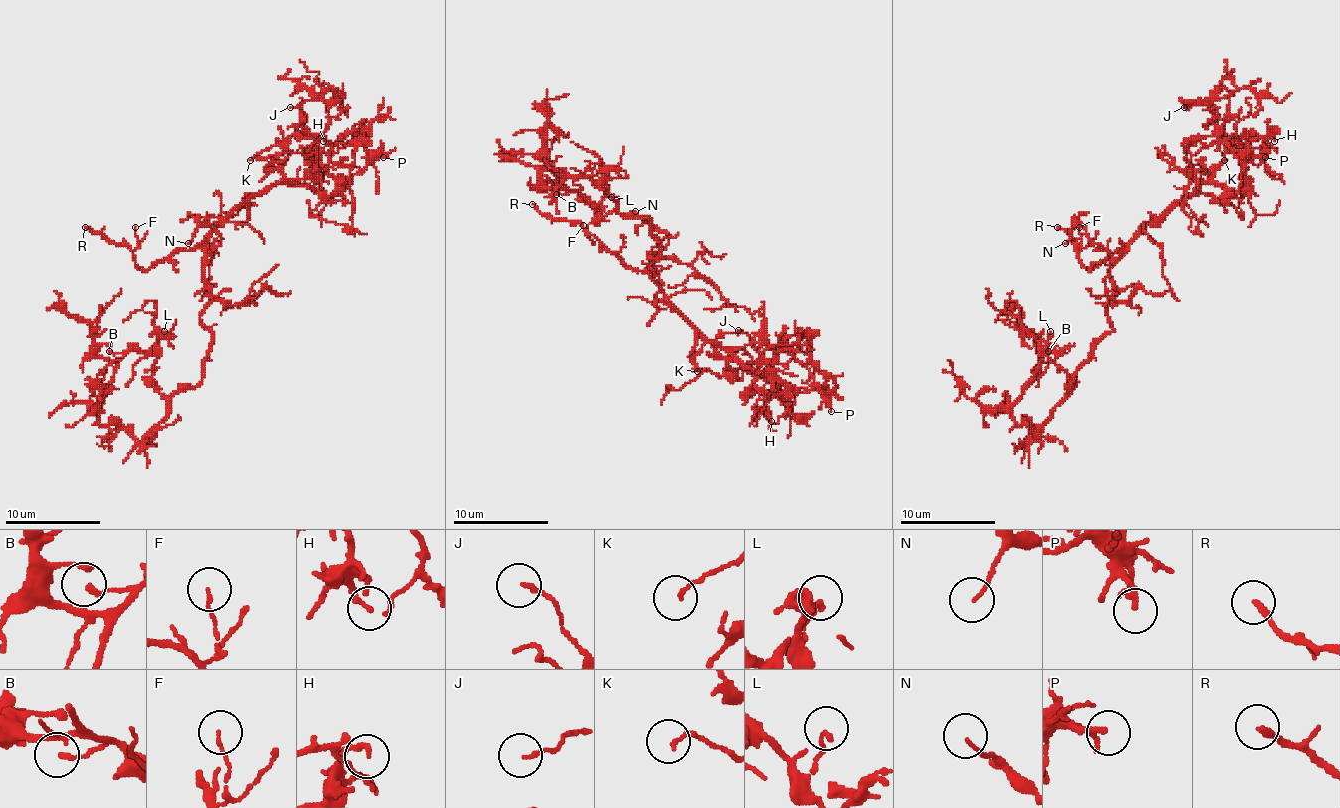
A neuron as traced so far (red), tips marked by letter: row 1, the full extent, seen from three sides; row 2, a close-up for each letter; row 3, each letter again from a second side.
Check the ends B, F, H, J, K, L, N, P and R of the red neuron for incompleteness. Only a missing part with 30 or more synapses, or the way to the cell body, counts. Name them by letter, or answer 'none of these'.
P, R

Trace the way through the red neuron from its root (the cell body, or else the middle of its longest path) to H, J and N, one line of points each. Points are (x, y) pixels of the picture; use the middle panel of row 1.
H: (652, 256), (652, 280), (709, 340), (788, 388), (766, 395), (771, 421)
J: (652, 256), (652, 280), (666, 297), (709, 340), (778, 378), (783, 392), (776, 359), (738, 330)
N: (652, 256), (656, 256), (668, 242), (668, 237), (635, 211)

